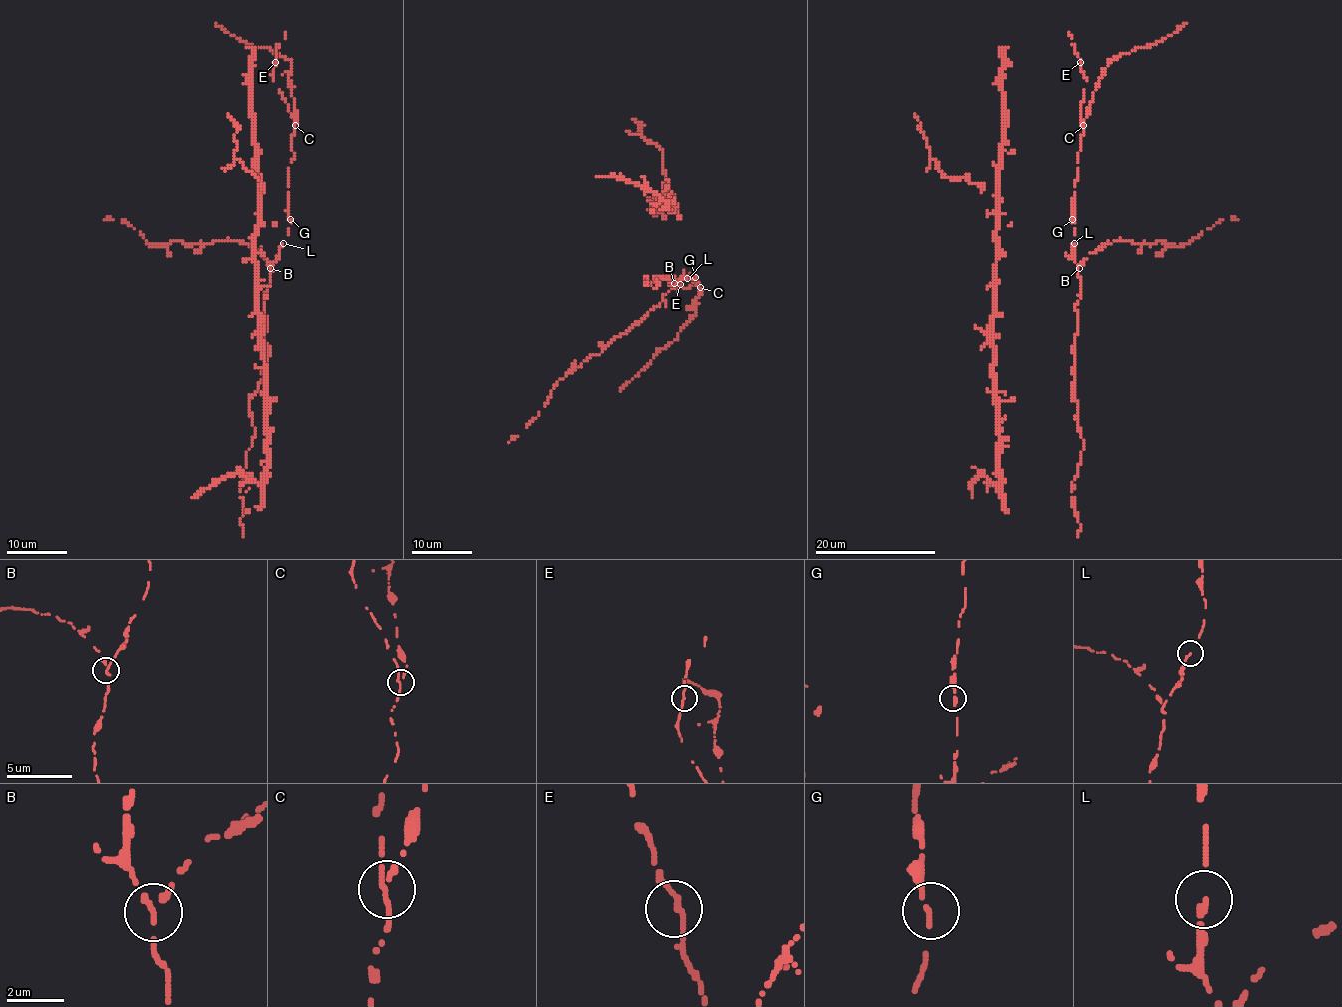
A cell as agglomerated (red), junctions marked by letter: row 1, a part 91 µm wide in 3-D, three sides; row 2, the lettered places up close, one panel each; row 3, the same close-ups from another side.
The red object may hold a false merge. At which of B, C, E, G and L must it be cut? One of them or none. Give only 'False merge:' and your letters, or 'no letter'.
False merge: B

